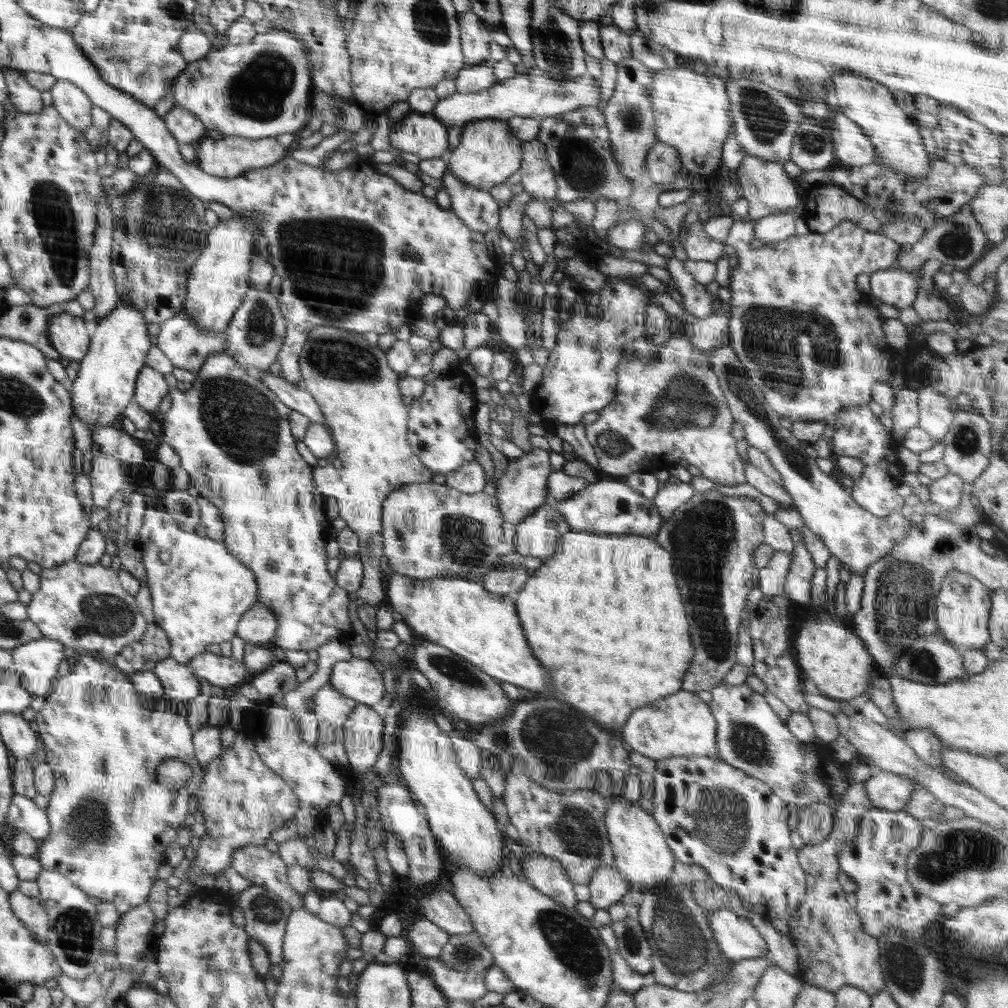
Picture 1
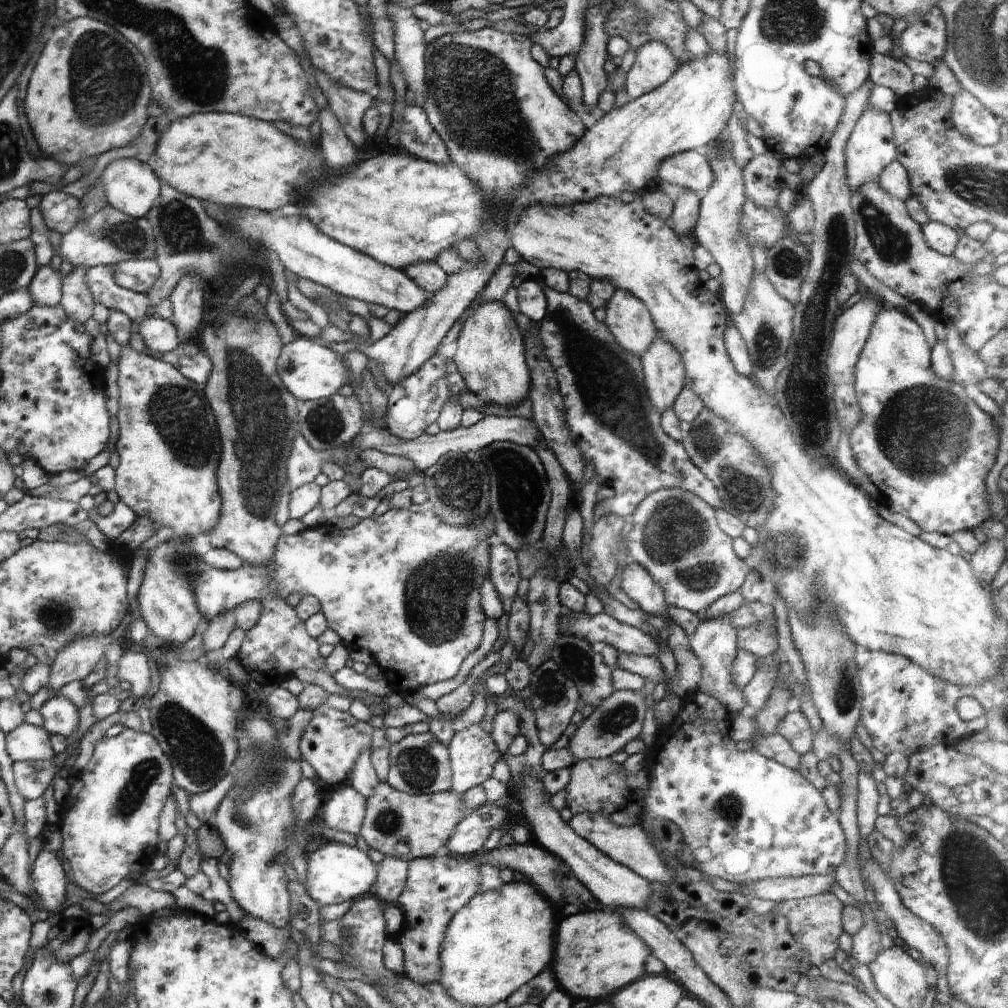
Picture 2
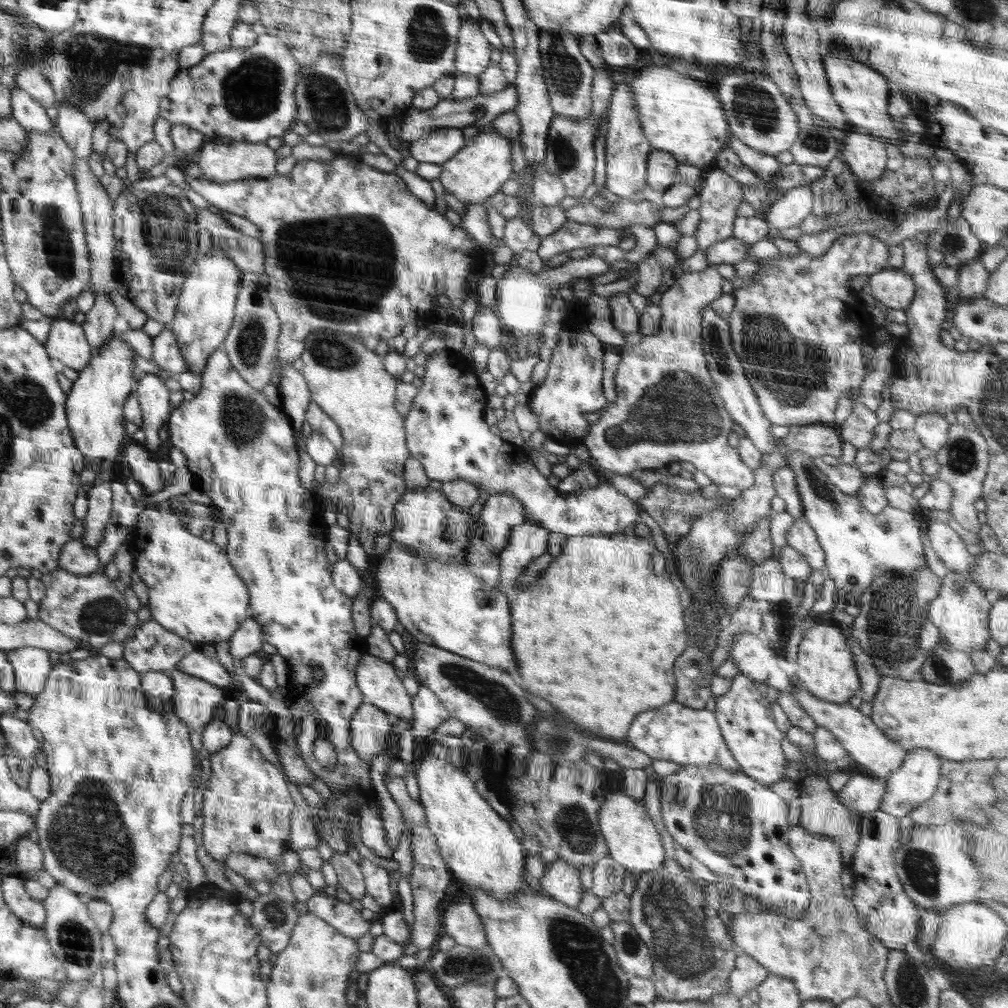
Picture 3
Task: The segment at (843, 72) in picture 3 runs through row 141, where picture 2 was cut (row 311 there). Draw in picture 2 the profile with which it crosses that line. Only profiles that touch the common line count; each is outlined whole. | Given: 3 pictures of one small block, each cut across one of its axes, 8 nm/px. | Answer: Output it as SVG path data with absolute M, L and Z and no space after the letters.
M887 307L882 308L874 318L873 326L869 338L866 340L860 352L857 364L855 365L855 392L859 408L862 412L860 423L849 434L849 446L858 466L861 467L864 475L867 476L876 487L885 501L886 505L896 513L908 517L915 522L924 532L938 532L943 535L951 535L952 532L959 530L973 531L986 518L990 518L990 504L988 504L989 494L986 492L986 480L988 473L995 464L999 448L1000 430L997 420L983 412L972 398L967 396L965 389L952 384L949 379L936 378L930 366L931 348L925 341L923 330L906 312L901 308Z

